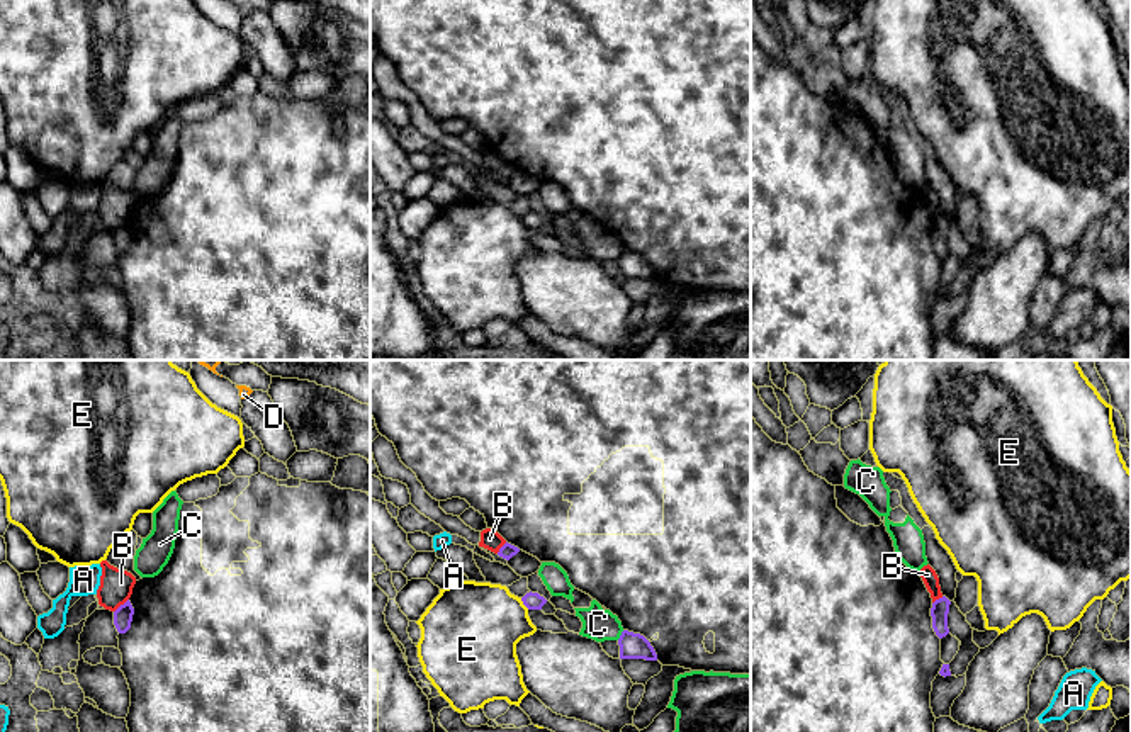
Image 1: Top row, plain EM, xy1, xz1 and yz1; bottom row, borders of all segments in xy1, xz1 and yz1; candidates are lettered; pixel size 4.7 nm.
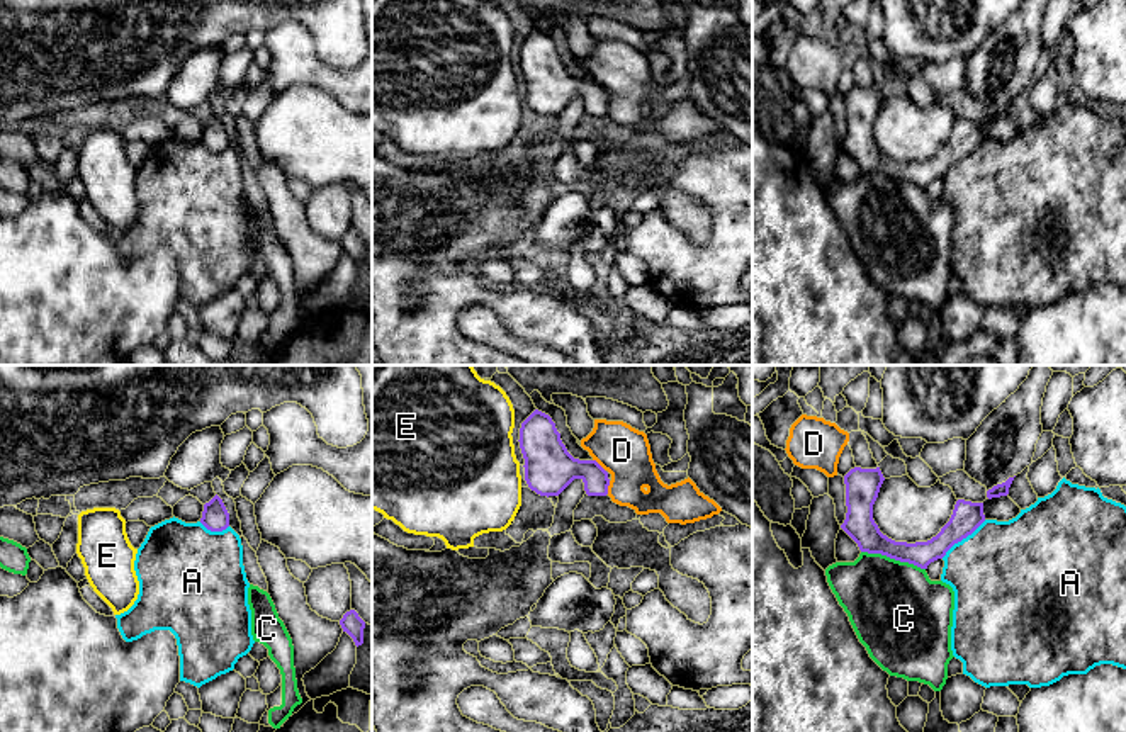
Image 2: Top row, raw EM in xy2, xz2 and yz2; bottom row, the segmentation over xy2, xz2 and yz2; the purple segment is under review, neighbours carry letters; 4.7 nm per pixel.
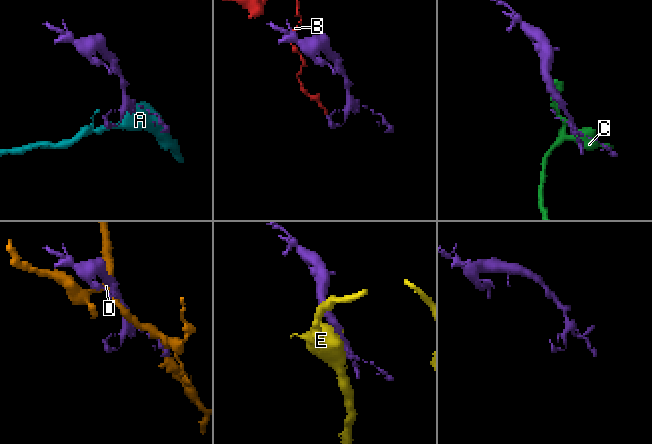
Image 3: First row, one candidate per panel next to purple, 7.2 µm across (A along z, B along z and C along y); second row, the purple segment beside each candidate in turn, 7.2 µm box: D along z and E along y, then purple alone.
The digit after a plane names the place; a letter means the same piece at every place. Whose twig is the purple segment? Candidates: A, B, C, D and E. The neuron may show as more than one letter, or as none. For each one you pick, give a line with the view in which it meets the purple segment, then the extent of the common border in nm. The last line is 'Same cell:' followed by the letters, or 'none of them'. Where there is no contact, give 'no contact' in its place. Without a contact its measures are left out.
Same cell: none of them

